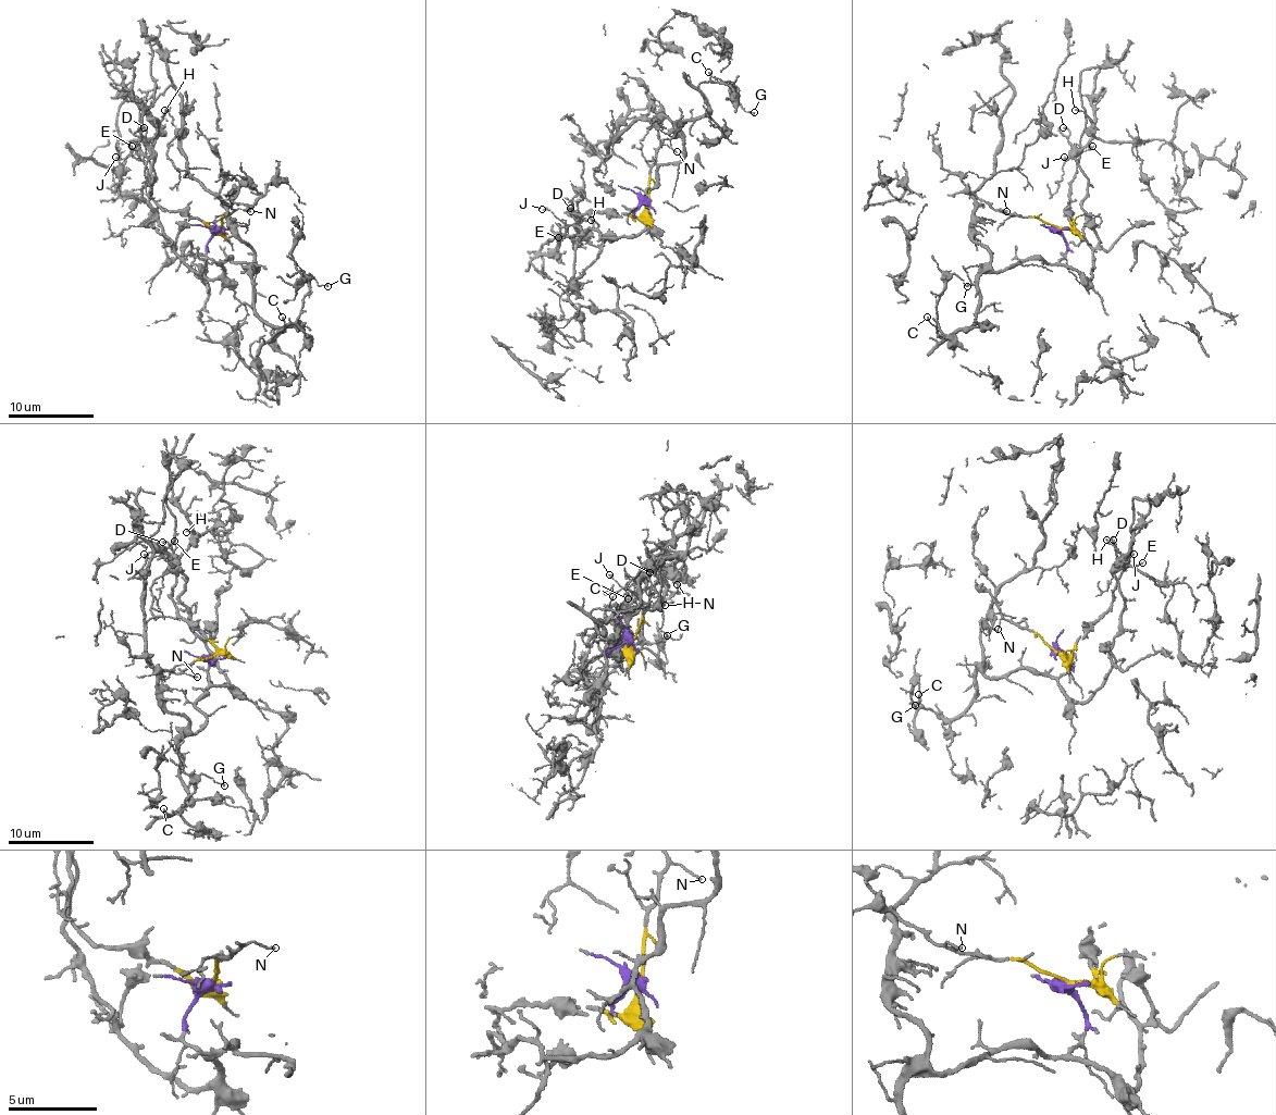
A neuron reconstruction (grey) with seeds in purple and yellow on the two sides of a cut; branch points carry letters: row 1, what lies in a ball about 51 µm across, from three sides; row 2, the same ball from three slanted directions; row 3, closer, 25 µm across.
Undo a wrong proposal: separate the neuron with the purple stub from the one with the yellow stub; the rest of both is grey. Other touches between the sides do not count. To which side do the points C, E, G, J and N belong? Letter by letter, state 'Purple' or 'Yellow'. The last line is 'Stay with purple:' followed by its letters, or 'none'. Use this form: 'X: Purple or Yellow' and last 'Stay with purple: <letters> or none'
C: Purple
E: Yellow
G: Purple
J: Yellow
N: Yellow
Stay with purple: C, G

